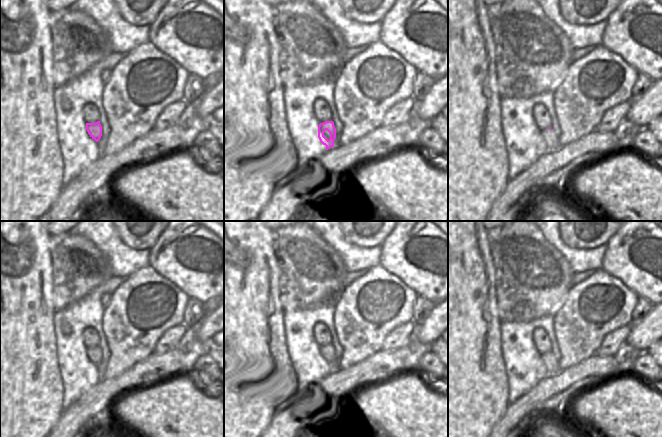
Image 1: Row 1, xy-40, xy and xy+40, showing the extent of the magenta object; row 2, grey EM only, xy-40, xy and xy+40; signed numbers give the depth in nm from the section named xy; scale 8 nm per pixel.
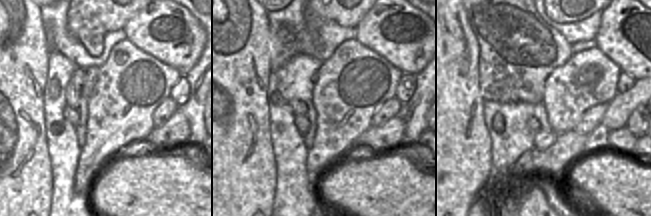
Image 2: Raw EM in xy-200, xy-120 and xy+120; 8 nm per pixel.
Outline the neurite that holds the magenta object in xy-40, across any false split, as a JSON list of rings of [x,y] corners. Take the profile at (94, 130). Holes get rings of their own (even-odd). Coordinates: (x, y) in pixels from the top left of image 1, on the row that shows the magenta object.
[[[100,121],[95,123],[86,123],[86,130],[90,137],[98,142],[102,136],[102,126]]]

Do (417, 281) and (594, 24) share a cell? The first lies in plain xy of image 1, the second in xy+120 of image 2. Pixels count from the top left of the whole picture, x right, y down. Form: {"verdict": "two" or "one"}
{"verdict": "two"}

